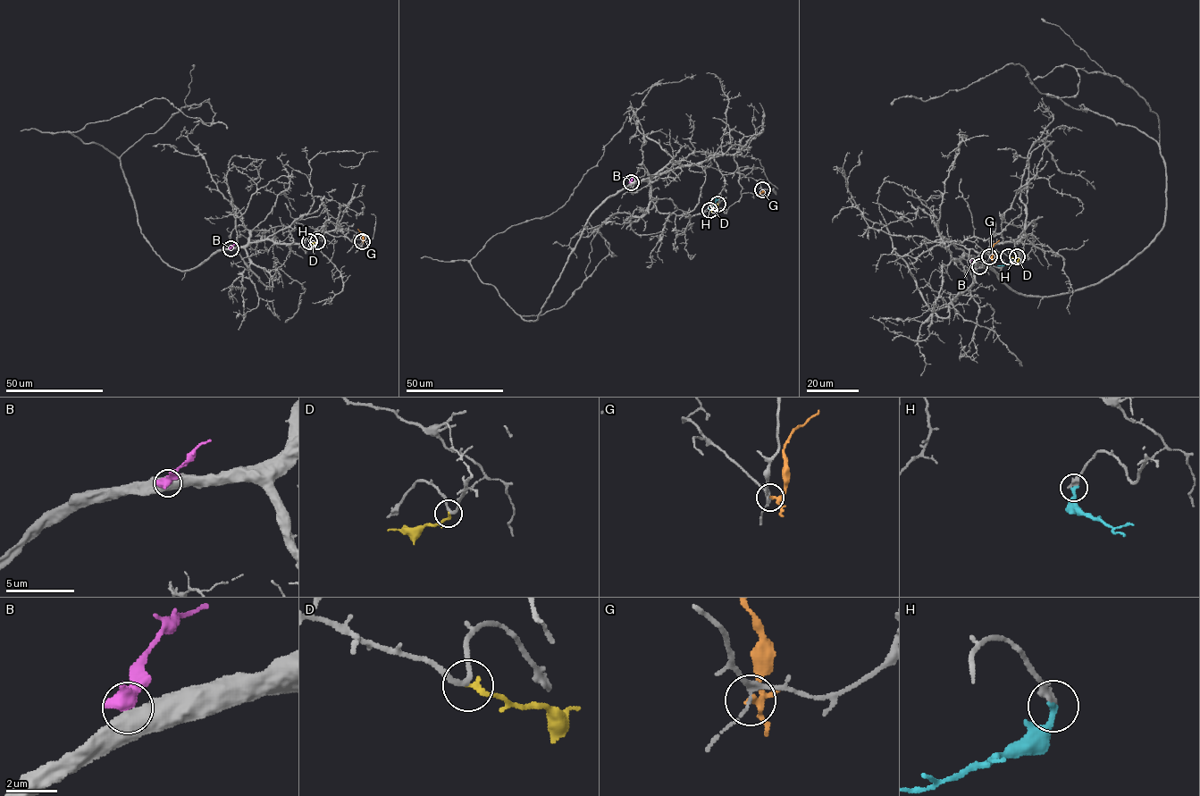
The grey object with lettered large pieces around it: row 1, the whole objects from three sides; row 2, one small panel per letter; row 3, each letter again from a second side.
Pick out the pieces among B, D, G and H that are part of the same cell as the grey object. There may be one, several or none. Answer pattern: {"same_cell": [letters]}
{"same_cell": []}

